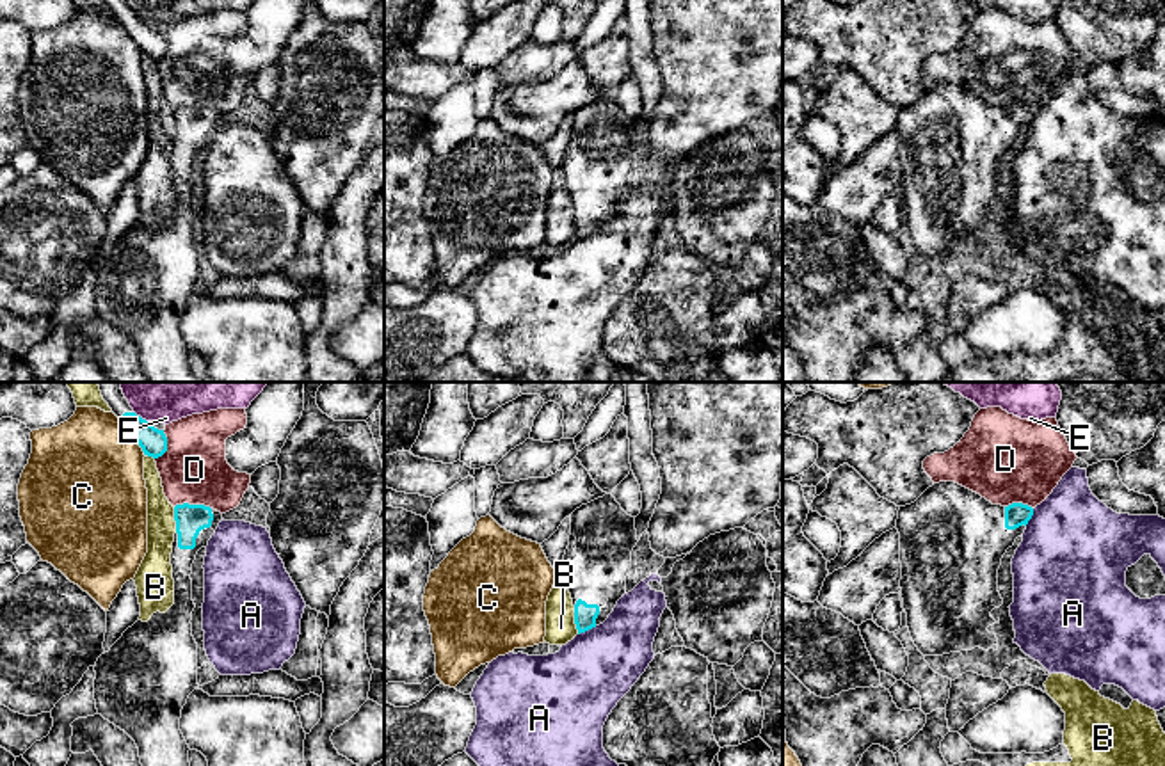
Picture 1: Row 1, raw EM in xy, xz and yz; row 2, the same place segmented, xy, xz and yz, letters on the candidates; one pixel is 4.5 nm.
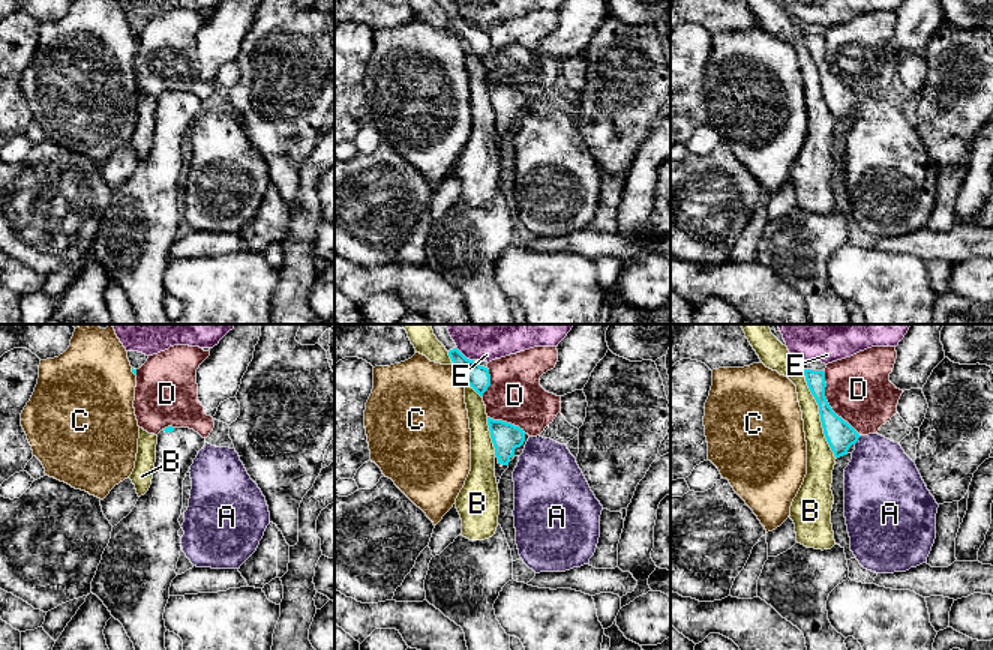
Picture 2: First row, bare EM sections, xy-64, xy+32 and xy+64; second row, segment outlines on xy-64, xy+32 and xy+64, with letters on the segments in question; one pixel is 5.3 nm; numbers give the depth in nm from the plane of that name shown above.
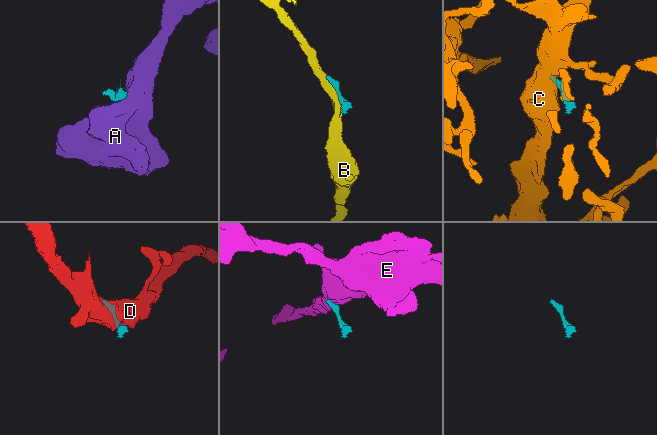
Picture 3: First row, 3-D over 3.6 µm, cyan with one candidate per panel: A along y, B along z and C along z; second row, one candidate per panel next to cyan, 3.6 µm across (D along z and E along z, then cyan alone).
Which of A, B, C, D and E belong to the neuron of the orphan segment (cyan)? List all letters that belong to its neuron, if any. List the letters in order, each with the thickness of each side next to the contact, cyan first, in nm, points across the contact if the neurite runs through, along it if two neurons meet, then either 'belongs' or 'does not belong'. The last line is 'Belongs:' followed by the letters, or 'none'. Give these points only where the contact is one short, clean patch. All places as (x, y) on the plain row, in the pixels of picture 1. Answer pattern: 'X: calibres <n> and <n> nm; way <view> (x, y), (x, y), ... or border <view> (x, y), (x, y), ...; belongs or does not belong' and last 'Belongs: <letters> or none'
A: calibres 100 and 360 nm; border xz (596, 228), (578, 237); does not belong
B: calibres 100 and 140 nm; does not belong
C: calibres 120 and 500 nm; border xy (118, 20), (144, 57); does not belong
D: calibres 140 and 300 nm; does not belong
E: calibres 120 and 110 nm; border xy (134, 13), (146, 23); does not belong
Belongs: none

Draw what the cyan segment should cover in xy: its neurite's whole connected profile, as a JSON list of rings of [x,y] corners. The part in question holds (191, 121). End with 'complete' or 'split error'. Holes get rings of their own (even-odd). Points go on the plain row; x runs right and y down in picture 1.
[[[183,105],[174,108],[174,123],[174,206],[148,224],[137,222],[94,268],[98,316],[135,343],[149,382],[199,382],[180,332],[181,311],[199,288],[190,176],[197,153],[208,148],[222,116]]]; split error

